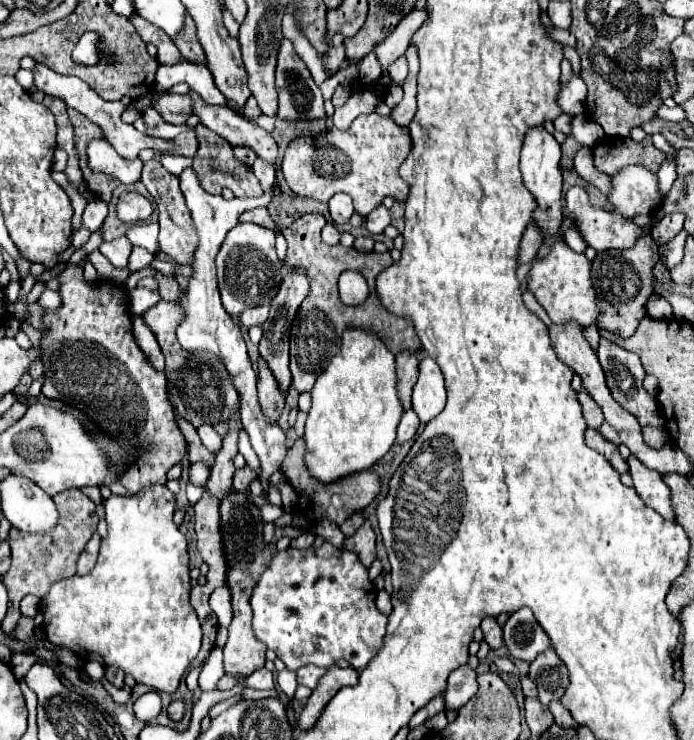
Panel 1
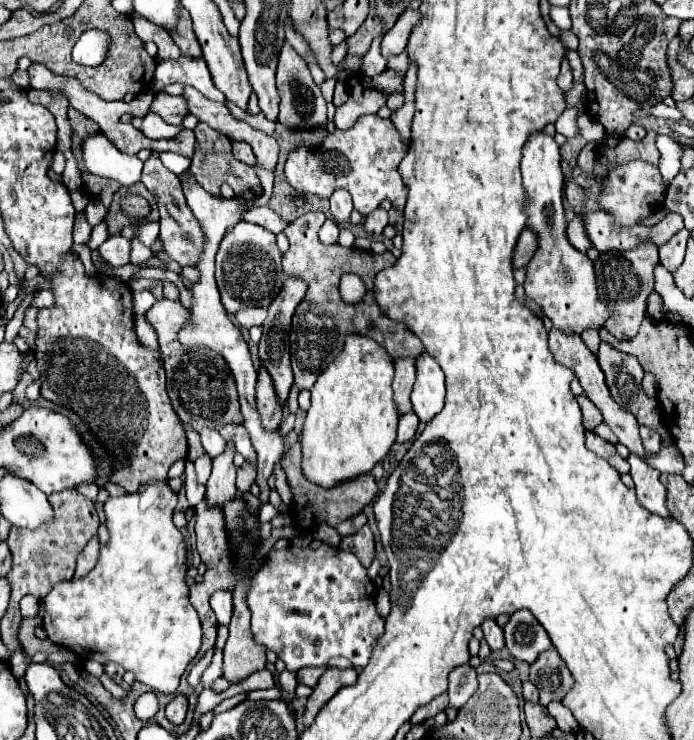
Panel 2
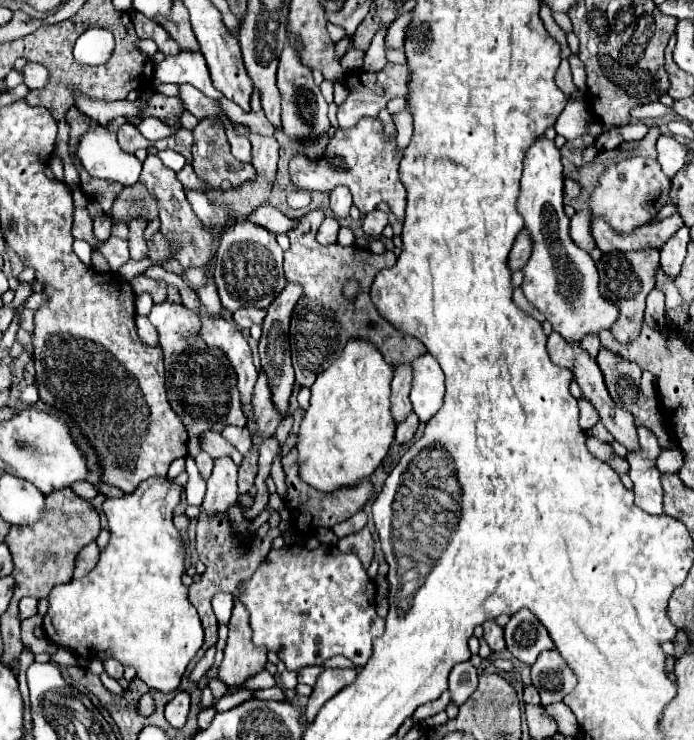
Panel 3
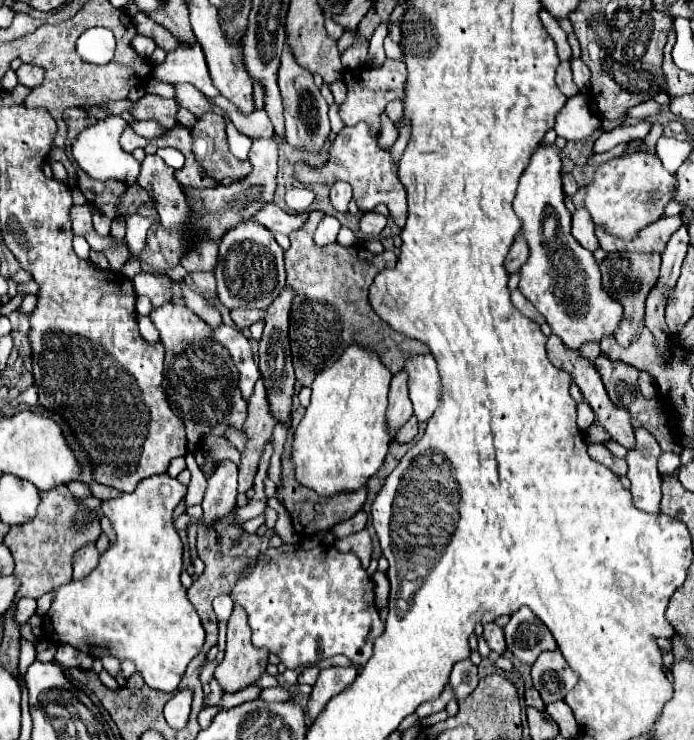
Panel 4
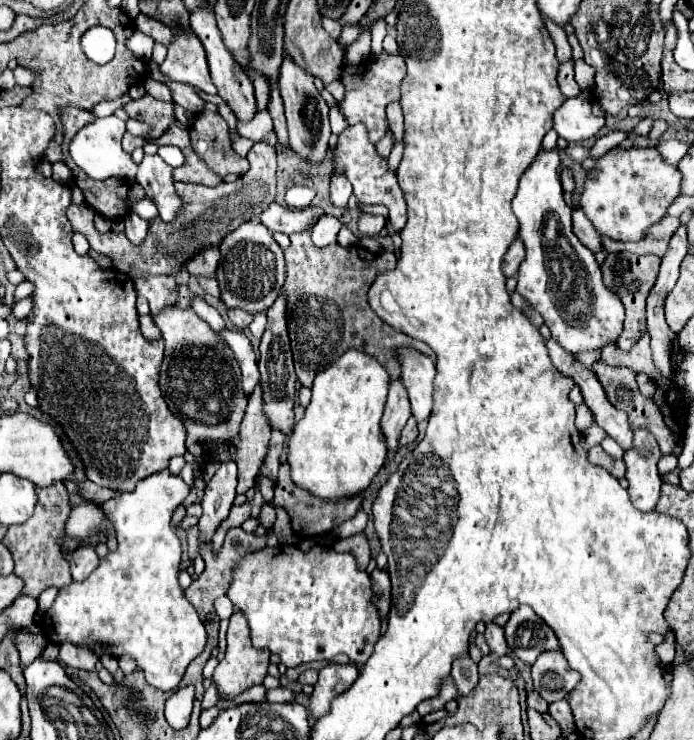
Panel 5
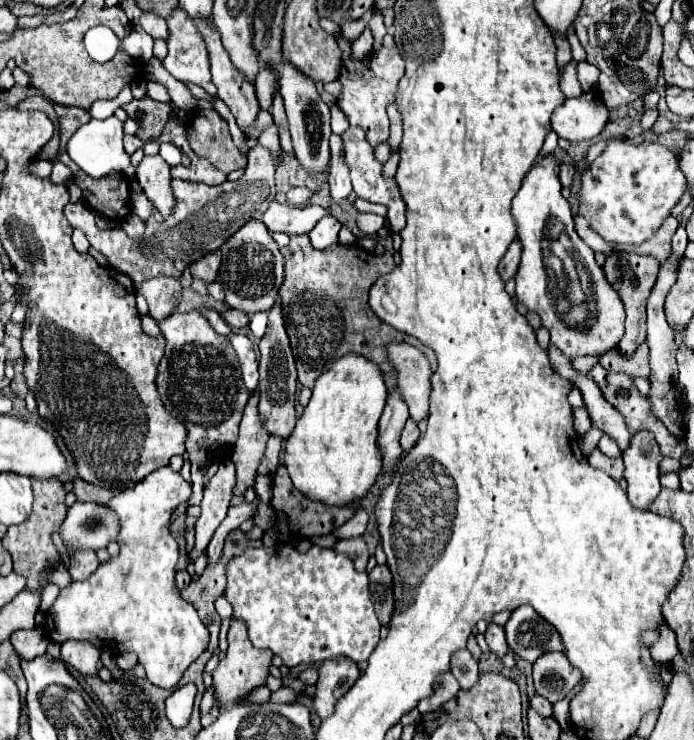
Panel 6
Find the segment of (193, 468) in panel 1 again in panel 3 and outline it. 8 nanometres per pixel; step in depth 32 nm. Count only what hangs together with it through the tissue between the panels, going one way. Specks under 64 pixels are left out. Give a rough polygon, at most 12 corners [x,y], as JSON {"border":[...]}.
{"border":[[202,451],[195,458],[201,477],[207,480],[214,459]]}

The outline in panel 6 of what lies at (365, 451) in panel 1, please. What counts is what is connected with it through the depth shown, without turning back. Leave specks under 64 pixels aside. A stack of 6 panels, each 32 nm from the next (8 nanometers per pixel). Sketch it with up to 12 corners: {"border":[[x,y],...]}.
{"border":[[348,354],[286,438],[298,492],[360,502],[382,470],[384,378]]}

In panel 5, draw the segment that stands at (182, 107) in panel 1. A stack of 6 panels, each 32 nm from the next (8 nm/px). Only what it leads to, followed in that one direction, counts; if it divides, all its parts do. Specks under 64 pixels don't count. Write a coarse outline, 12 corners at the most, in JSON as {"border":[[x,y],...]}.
{"border":[[146,94],[128,102],[130,118],[146,122],[156,140],[176,122],[174,102]]}

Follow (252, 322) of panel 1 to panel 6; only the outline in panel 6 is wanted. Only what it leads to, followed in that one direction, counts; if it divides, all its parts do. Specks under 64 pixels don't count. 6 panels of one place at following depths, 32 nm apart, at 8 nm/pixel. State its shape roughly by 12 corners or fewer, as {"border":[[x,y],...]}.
{"border":[[228,308],[222,318],[232,328],[248,324],[246,314]]}

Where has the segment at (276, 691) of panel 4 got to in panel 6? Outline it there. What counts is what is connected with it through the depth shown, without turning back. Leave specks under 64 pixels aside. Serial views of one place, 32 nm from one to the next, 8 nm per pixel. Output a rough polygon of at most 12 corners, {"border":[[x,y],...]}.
{"border":[[280,688],[272,694],[272,702],[296,702],[298,694],[292,688]]}

